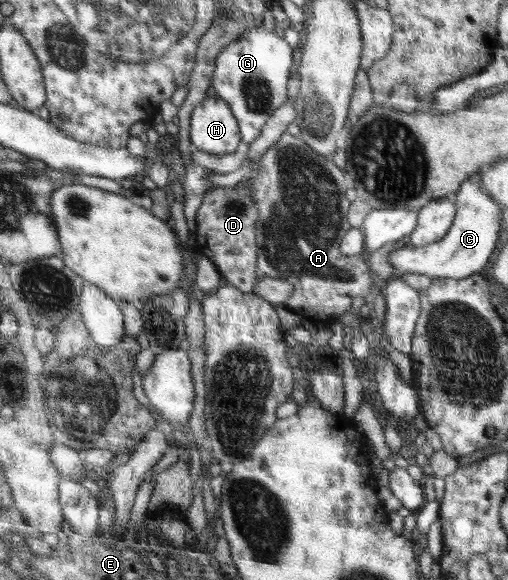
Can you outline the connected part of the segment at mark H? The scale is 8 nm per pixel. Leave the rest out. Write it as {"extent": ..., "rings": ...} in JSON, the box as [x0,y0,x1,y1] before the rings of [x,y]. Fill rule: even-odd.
{"extent":[190,97,240,155],"rings":[[[205,97],[191,114],[190,138],[199,151],[213,155],[234,153],[240,144],[238,123],[222,97]]]}

